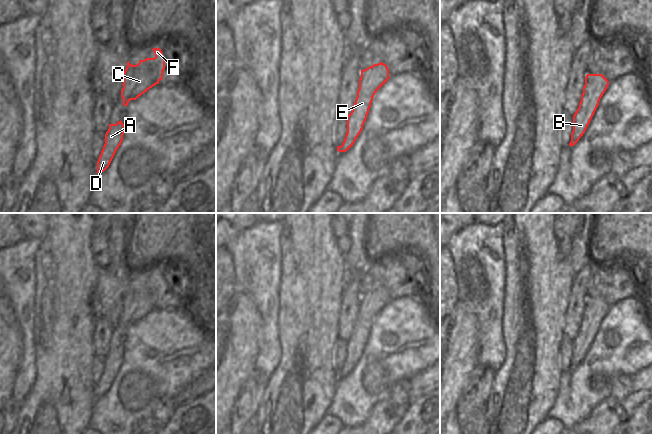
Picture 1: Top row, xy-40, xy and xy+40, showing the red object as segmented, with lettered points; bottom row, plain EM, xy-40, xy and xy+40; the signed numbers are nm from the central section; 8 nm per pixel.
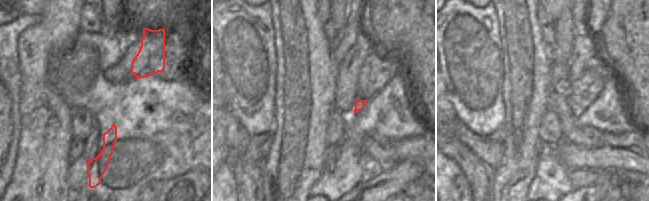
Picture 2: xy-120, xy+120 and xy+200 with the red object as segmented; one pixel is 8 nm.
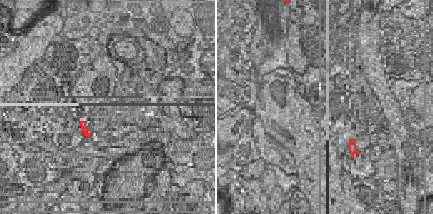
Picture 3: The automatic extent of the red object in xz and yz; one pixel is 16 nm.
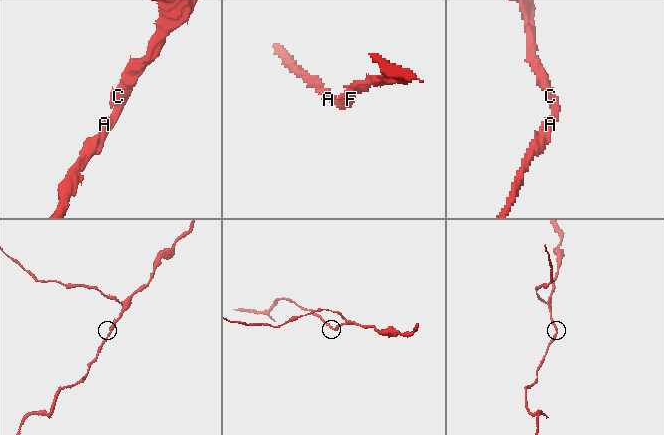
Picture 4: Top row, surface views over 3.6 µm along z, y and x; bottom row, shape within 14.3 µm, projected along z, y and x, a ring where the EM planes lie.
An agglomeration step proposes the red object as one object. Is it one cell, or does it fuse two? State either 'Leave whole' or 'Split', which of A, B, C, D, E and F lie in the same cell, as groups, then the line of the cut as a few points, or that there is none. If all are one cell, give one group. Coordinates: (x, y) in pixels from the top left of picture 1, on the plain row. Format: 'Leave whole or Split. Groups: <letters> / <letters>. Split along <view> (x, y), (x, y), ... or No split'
Leave whole. Groups: A B C D E F. No split

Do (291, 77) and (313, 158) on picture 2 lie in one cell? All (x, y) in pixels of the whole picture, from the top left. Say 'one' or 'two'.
one

